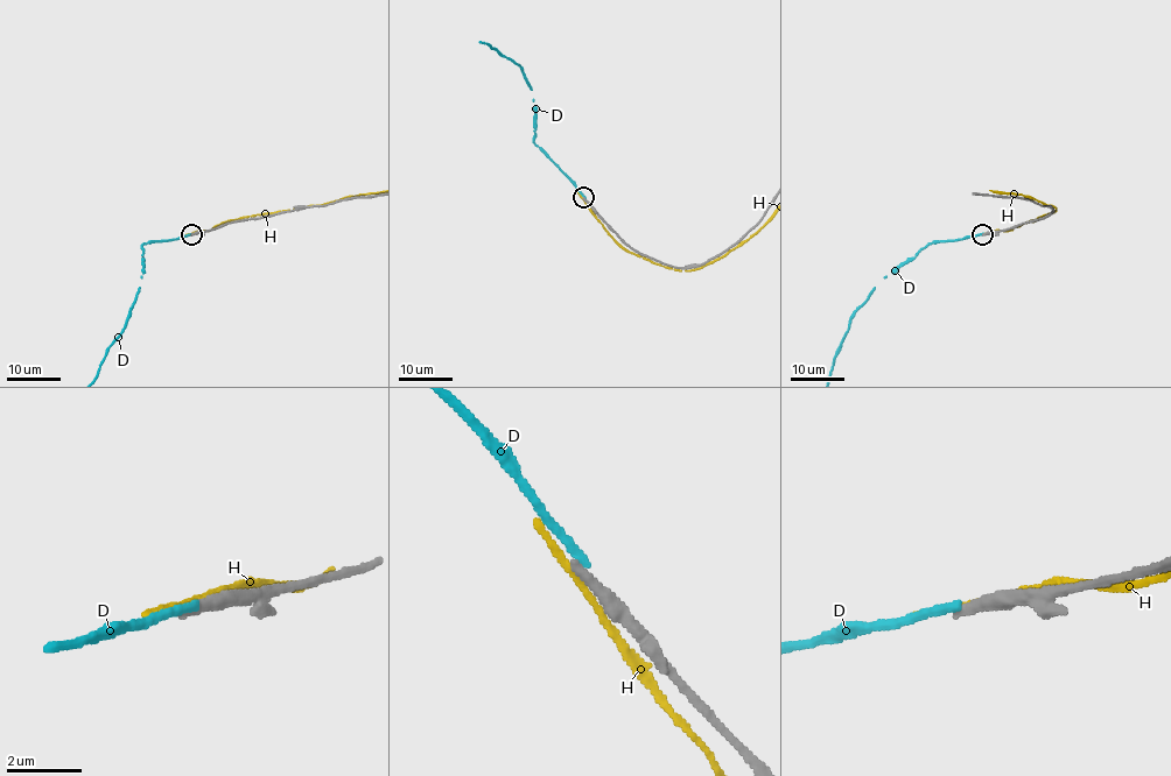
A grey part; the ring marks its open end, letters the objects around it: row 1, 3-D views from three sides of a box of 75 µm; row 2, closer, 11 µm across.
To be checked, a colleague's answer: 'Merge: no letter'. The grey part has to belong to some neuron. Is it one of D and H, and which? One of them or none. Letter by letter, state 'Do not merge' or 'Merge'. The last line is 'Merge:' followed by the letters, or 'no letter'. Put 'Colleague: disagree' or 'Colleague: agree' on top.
Colleague: agree
D: Do not merge
H: Do not merge
Merge: no letter

